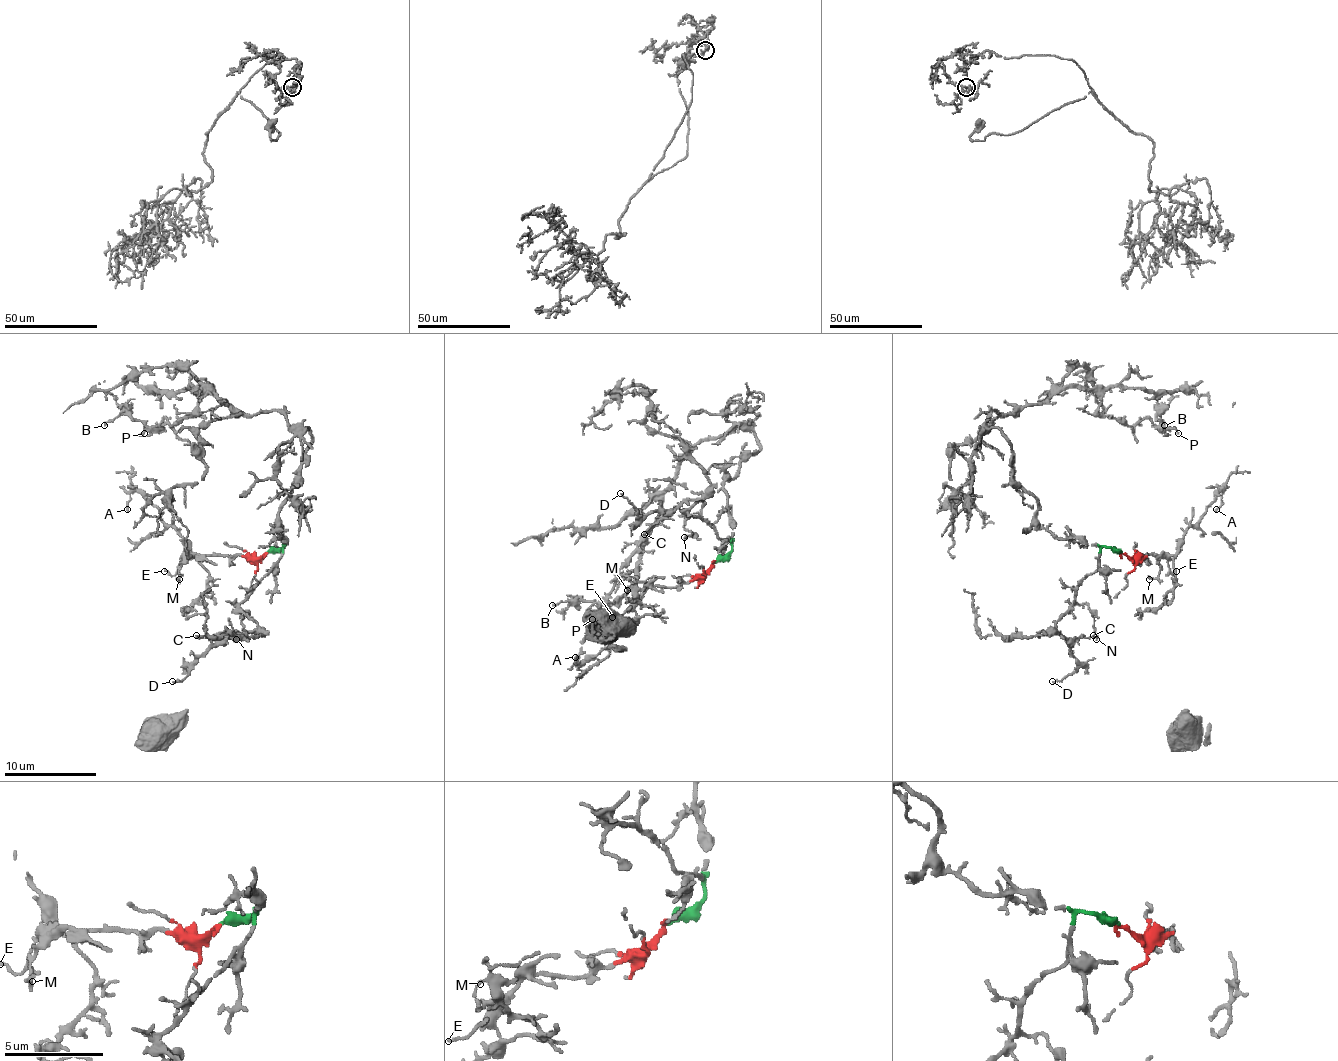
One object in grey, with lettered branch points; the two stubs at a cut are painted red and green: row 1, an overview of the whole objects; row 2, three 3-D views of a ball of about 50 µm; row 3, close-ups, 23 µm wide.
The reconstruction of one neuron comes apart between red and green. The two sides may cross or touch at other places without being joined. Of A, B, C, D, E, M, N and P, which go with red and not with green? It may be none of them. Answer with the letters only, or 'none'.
A, E, M

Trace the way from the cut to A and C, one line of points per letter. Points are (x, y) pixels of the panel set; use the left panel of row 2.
A: (268, 552), (256, 556), (187, 554), (187, 542), (138, 492), (129, 496), (127, 510)
C: (268, 552), (284, 547), (275, 565), (240, 605), (256, 628), (228, 637), (196, 635)

